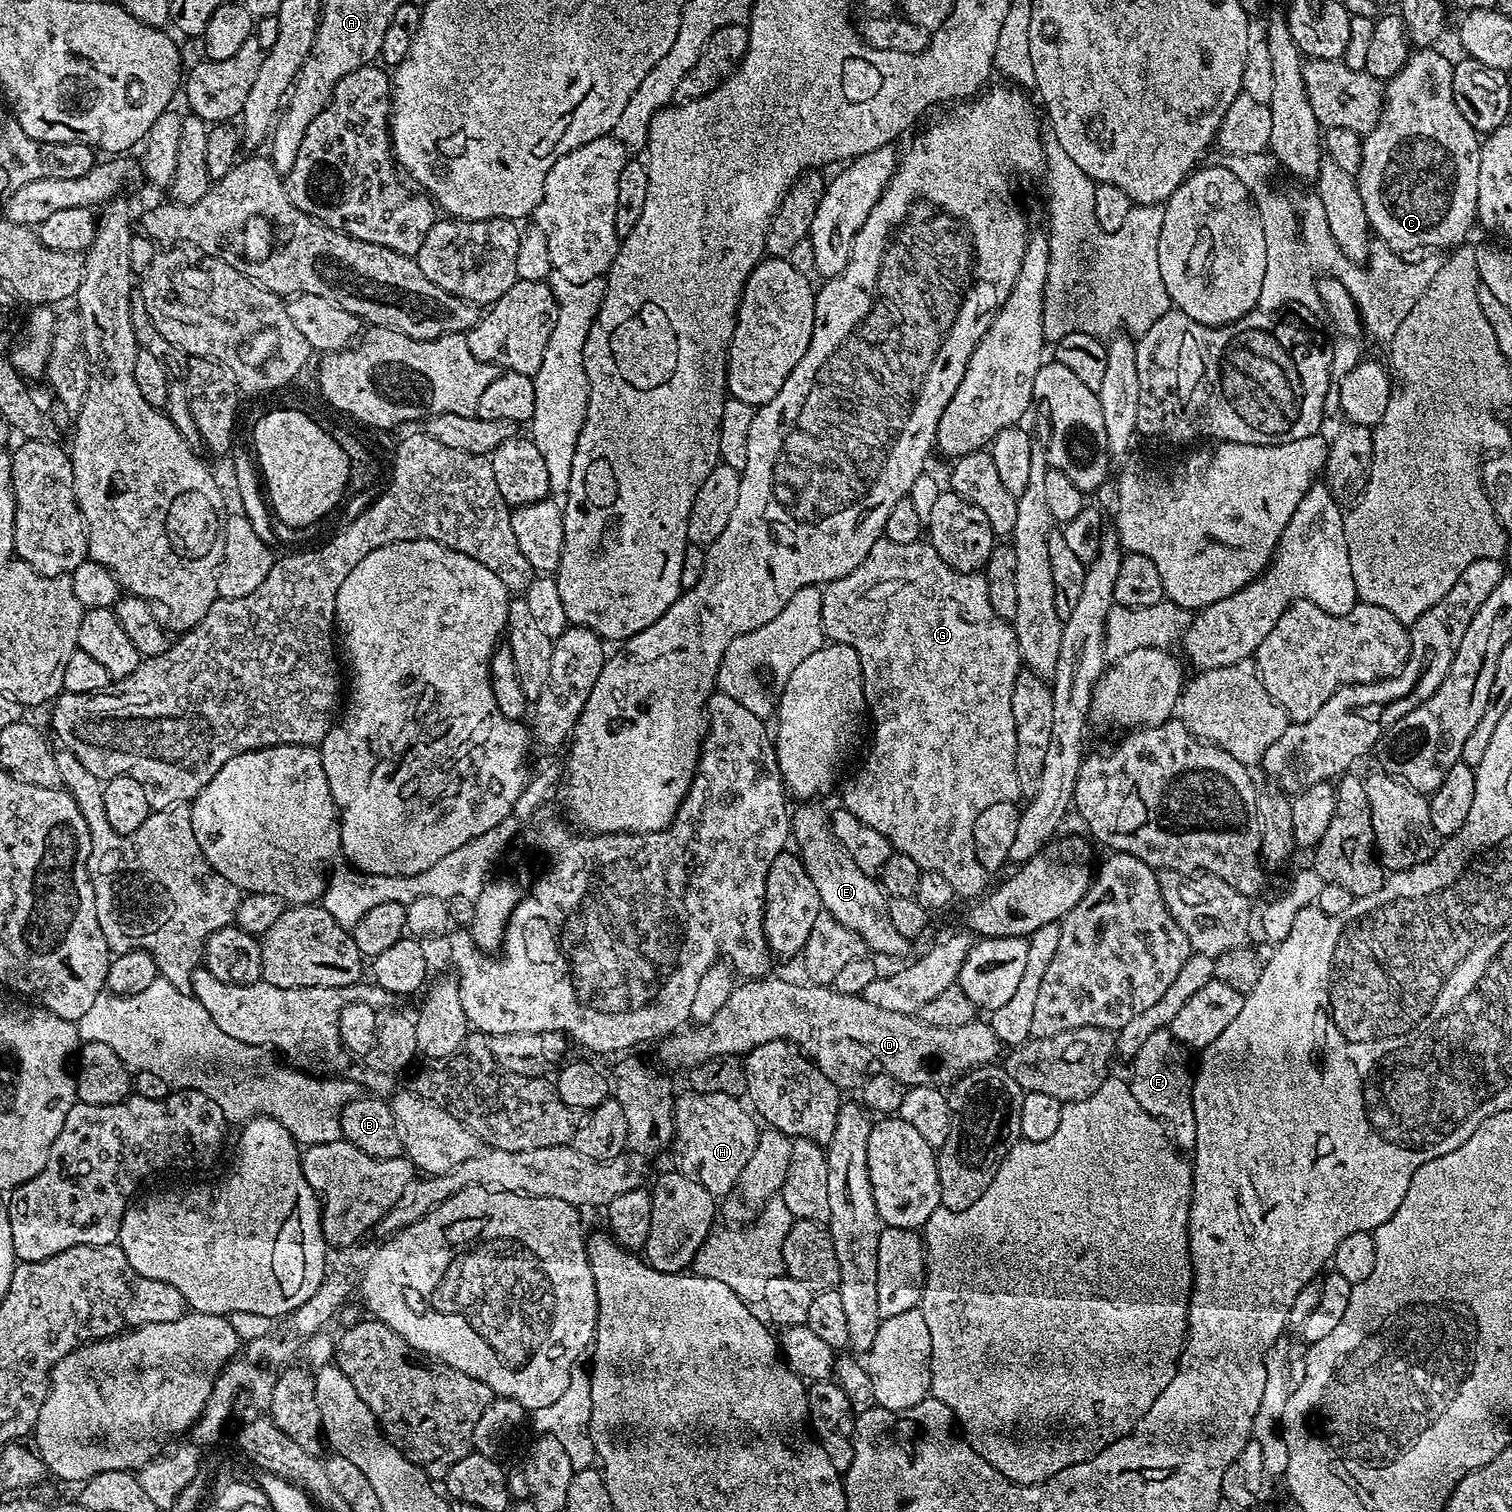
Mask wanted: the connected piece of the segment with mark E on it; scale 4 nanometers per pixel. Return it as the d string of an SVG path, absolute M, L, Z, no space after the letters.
M820 802L797 803L790 812L790 836L794 844L796 840L795 847L798 849L800 861L806 866L806 874L810 874L814 886L818 889L818 898L823 911L830 913L838 922L842 922L846 930L854 930L854 934L862 937L873 953L881 952L884 956L900 956L907 948L910 948L909 940L900 933L898 926L894 926L890 918L888 896L884 889L873 877L867 876L861 870L856 859L846 851L840 839L832 833L829 809L824 809Z

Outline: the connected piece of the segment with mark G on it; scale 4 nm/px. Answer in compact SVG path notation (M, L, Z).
M882 538L878 542L874 542L874 546L870 546L868 557L858 566L854 566L854 570L850 570L850 574L846 574L837 580L831 580L828 584L823 585L822 591L824 594L822 598L822 626L824 627L825 637L829 641L837 644L850 646L858 654L858 658L862 662L862 674L864 675L864 702L870 716L876 719L876 729L872 732L872 749L869 750L868 757L865 758L864 765L860 768L860 773L845 786L842 807L850 810L850 814L854 814L854 818L858 818L858 822L866 822L866 826L871 826L874 830L878 830L878 834L885 836L895 851L914 858L914 862L918 862L921 870L938 870L938 874L944 875L954 885L957 897L972 896L971 898L976 898L981 894L987 893L990 888L990 883L988 884L990 873L984 869L982 862L978 862L978 854L974 854L974 822L978 818L978 814L982 810L986 810L986 806L994 806L994 802L1002 802L1003 800L1016 802L1021 799L1020 787L1018 786L1018 770L1014 766L1014 762L1016 761L1016 731L1014 730L1012 695L1014 694L1016 676L1022 670L1022 661L1020 659L1020 651L1018 650L1018 642L1016 641L1015 627L998 614L994 614L994 606L990 606L990 590L986 590L986 578L984 577L983 571L959 572L950 566L946 566L946 562L942 562L942 558L938 558L938 550L934 550L931 543L928 542L903 544L902 542L890 542Z

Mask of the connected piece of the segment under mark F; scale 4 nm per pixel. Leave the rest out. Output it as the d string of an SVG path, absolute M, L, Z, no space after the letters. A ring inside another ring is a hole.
M1159 1028L1133 1057L1130 1087L1134 1098L1155 1120L1160 1121L1172 1138L1172 1143L1181 1150L1195 1149L1198 1138L1198 1126L1194 1118L1194 1102L1192 1101L1193 1065L1188 1065L1189 1049L1177 1042L1168 1028Z

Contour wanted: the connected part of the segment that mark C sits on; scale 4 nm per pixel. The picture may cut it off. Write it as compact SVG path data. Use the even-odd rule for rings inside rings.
M1435 47L1415 49L1406 66L1384 84L1384 109L1374 128L1364 136L1362 166L1354 173L1358 194L1362 194L1362 203L1366 206L1368 227L1379 243L1401 254L1409 254L1415 248L1451 250L1469 239L1468 231L1477 223L1482 140L1470 122L1462 118L1458 106L1454 106L1453 61L1436 51L1440 50Z

